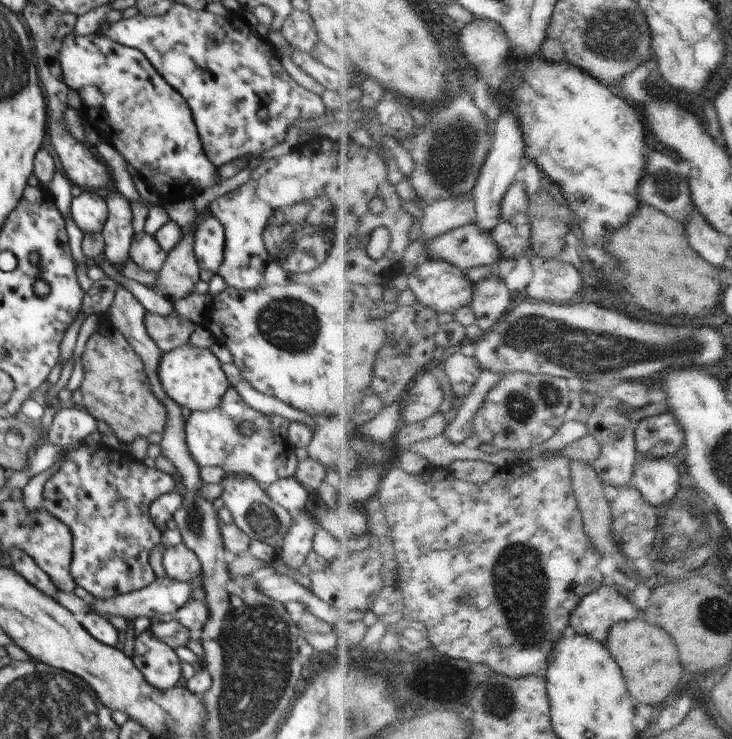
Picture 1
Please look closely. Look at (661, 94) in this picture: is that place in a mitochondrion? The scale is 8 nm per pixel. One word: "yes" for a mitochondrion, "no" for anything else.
no

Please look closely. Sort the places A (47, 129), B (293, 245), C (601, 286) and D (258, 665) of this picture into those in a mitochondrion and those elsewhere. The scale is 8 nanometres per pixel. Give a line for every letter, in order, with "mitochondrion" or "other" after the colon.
A: other
B: mitochondrion
C: other
D: mitochondrion

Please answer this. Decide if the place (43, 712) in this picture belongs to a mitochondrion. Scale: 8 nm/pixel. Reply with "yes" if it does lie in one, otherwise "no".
yes

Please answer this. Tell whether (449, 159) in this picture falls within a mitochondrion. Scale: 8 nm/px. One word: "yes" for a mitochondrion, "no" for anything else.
yes

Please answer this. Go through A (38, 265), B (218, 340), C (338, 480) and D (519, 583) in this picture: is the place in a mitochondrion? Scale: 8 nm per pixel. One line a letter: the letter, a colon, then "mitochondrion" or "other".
A: other
B: other
C: other
D: mitochondrion

